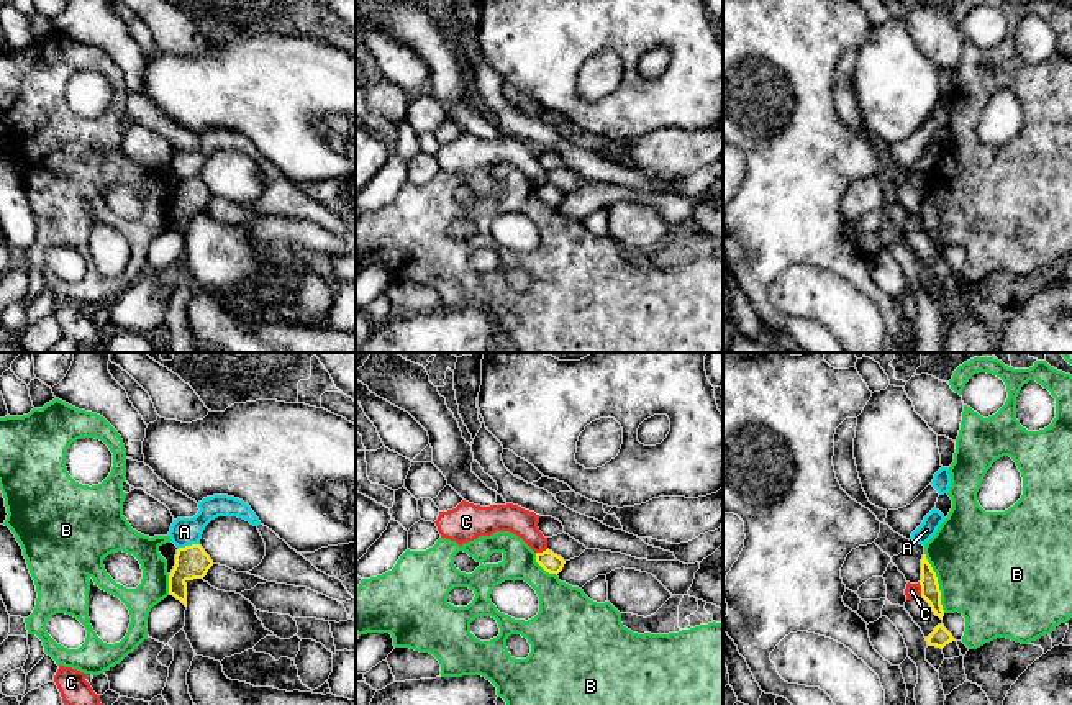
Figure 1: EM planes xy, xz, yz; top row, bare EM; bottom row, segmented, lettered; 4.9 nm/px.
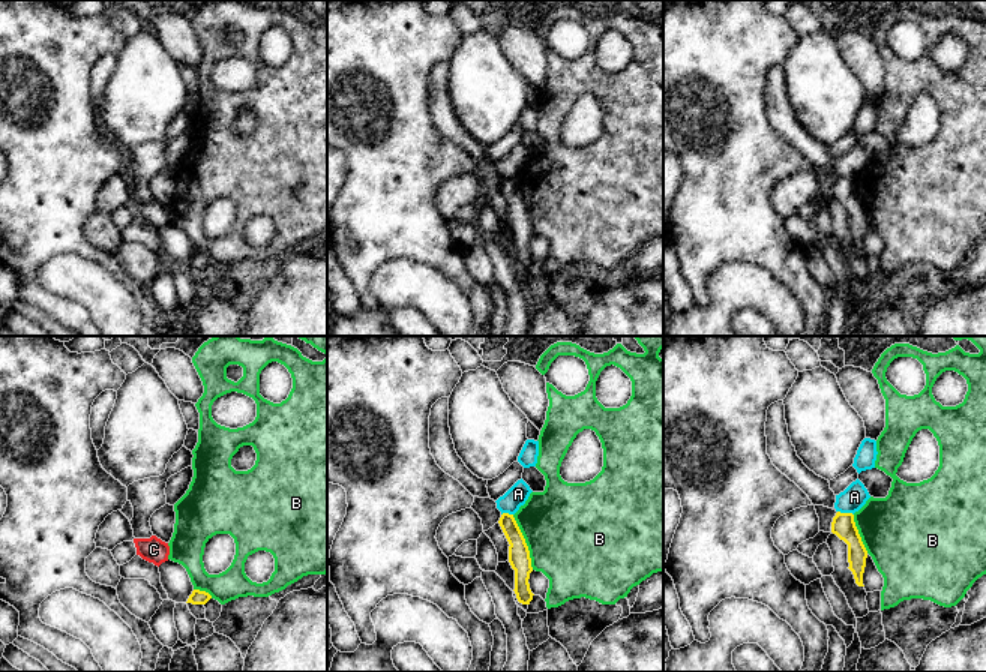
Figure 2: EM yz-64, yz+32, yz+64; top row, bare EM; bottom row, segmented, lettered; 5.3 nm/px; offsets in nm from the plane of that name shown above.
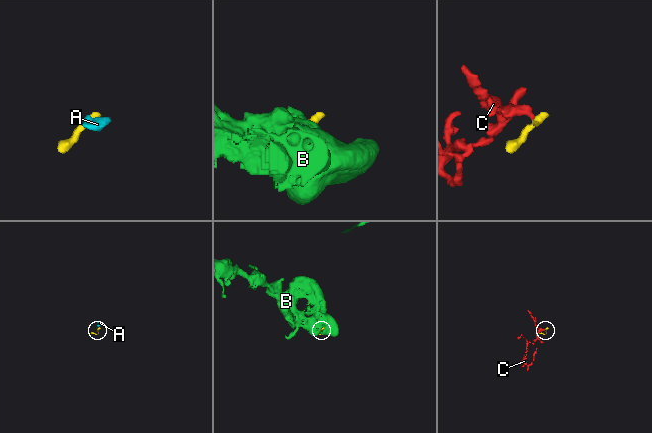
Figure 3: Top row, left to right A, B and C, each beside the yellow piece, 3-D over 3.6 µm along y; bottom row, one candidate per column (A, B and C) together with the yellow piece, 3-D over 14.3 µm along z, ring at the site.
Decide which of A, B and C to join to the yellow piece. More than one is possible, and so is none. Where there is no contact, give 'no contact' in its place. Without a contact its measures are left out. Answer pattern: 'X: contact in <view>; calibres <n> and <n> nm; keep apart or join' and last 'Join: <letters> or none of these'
A: contact in xy; calibres 160 and 140 nm; join
B: contact in yz; calibres 100 and 480 nm; keep apart
C: contact in yz; calibres 100 and 70 nm; keep apart
Join: A

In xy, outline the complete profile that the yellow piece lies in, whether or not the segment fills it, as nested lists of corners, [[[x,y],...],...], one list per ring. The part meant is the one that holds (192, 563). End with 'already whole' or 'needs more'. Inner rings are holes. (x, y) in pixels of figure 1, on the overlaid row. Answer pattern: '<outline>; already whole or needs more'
[[[213,495],[198,502],[193,518],[174,520],[169,536],[179,548],[169,575],[169,594],[187,607],[187,580],[203,579],[213,561],[200,546],[205,526],[218,516],[238,516],[259,526],[261,521],[248,503],[228,495]]]; needs more

